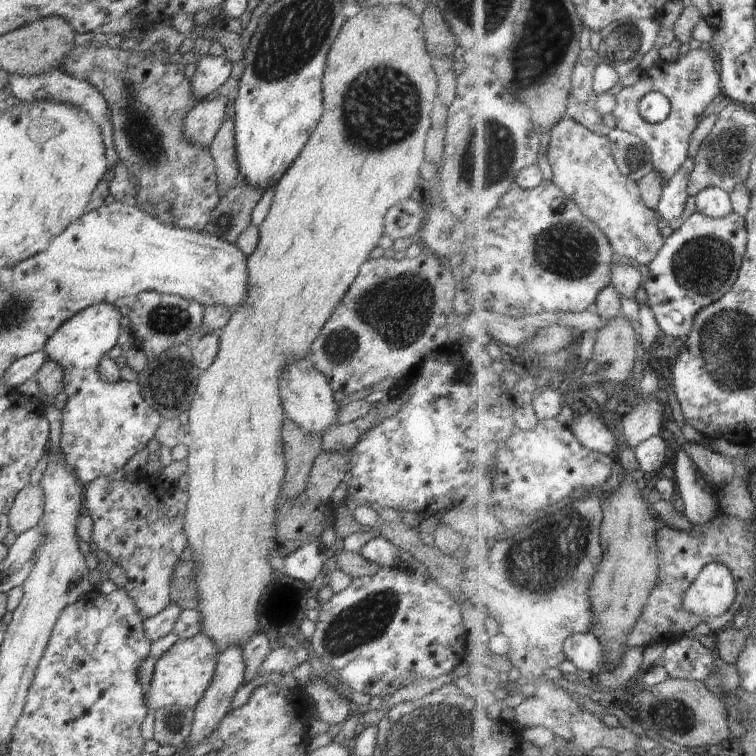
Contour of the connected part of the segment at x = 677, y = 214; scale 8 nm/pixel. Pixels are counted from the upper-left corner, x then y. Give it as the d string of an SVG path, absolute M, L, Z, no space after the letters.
M690 158L681 170L666 183L659 207L659 215L670 221L680 218L686 210L686 202L690 198L689 185L692 172L694 172L695 160Z

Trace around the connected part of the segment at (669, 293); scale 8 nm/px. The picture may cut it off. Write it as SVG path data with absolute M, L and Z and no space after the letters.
M734 212L725 218L710 217L702 213L693 214L682 227L667 238L660 255L650 264L646 278L646 291L649 294L649 304L660 324L664 334L684 340L692 335L696 316L724 299L735 288L740 279L740 272L747 256L749 234L746 218Z

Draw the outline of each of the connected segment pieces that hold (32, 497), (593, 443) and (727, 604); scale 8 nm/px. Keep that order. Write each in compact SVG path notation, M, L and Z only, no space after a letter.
M29 483L16 494L14 504L8 512L8 526L16 535L34 528L42 518L44 492L40 485Z
M592 411L576 418L570 428L588 449L603 453L617 453L619 449L618 442L613 442L612 433Z
M714 562L700 574L699 580L686 592L686 612L705 619L727 615L738 599L738 588L732 570Z

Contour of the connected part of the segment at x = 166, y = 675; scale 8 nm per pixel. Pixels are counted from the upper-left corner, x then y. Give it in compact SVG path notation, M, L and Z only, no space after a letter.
M200 633L189 639L178 639L156 660L152 682L146 692L146 704L150 711L174 705L194 709L212 682L216 658L216 644L206 634Z

